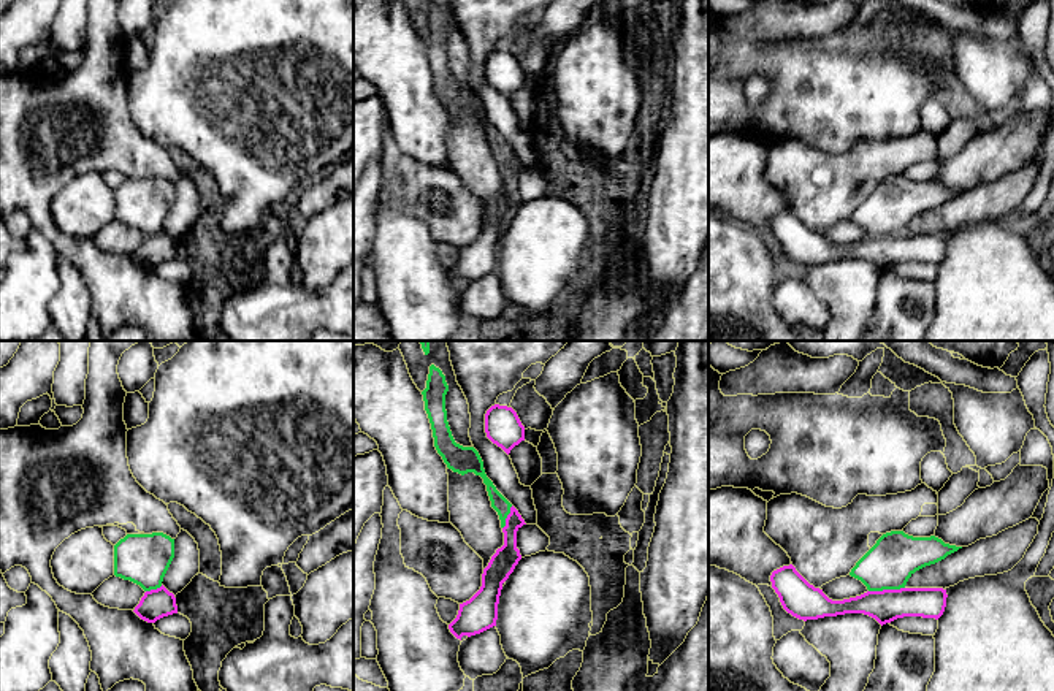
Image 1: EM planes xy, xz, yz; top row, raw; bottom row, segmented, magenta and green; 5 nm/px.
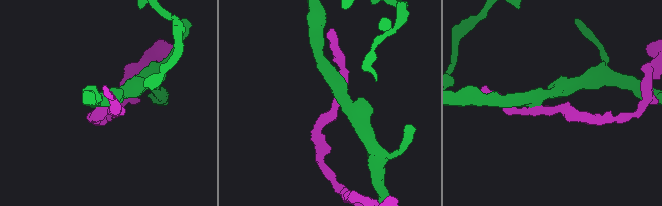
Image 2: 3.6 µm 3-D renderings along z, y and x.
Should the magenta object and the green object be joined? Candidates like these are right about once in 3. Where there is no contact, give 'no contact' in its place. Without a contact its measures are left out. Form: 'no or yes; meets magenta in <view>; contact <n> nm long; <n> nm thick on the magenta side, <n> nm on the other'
no; meets magenta in yz; contact 190 nm long; 160 nm thick on the magenta side, 240 nm on the other

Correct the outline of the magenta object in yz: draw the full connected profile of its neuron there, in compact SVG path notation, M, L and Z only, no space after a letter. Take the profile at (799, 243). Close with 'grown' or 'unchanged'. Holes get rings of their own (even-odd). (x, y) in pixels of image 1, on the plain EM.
M792 209L773 216L770 227L783 254L804 266L845 258L869 260L881 271L903 262L938 265L948 242L943 233L900 233L867 236L856 242L832 246L823 235L810 230Z; unchanged

